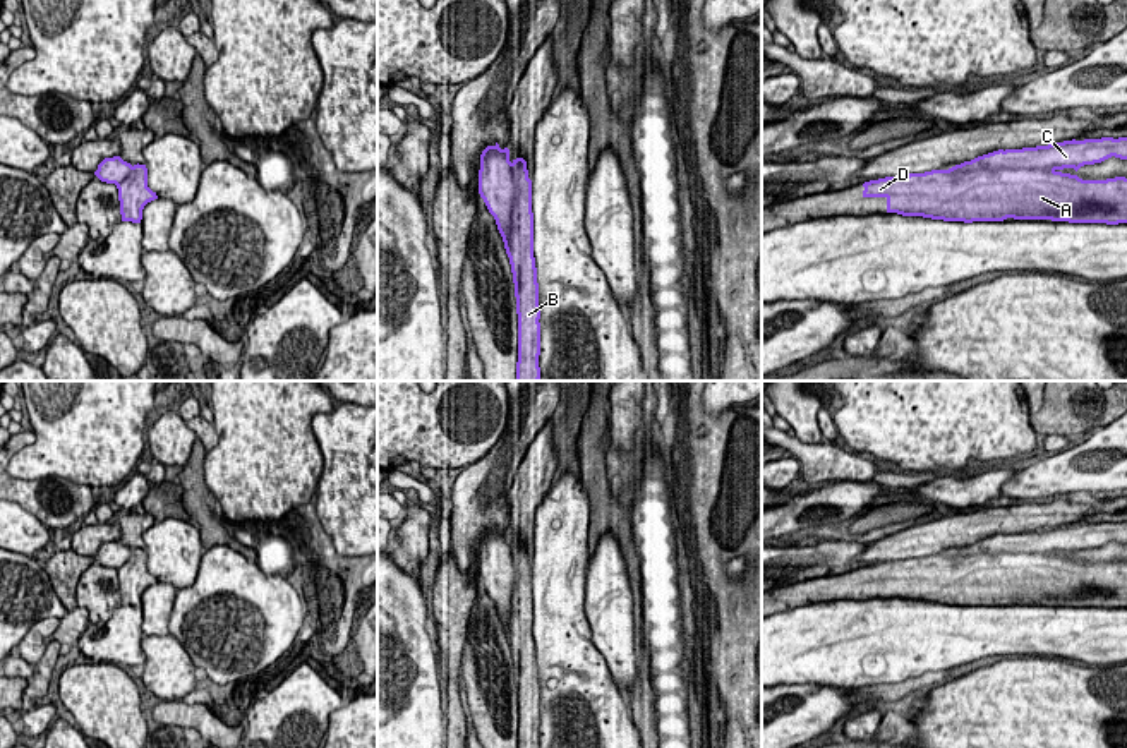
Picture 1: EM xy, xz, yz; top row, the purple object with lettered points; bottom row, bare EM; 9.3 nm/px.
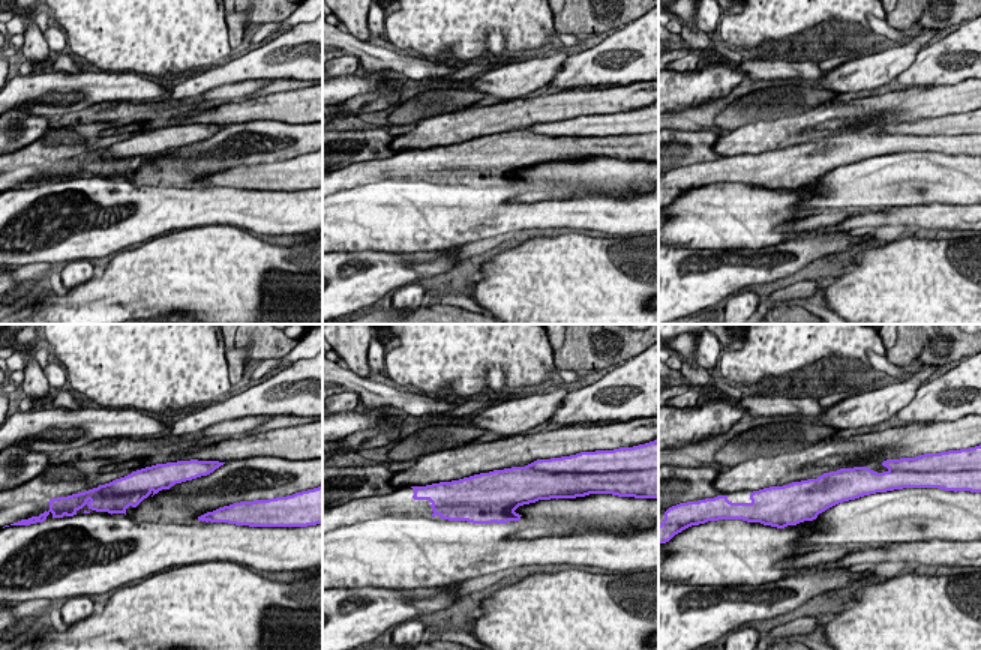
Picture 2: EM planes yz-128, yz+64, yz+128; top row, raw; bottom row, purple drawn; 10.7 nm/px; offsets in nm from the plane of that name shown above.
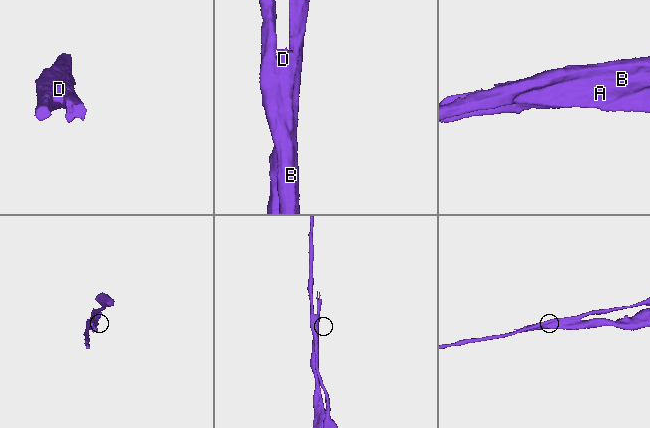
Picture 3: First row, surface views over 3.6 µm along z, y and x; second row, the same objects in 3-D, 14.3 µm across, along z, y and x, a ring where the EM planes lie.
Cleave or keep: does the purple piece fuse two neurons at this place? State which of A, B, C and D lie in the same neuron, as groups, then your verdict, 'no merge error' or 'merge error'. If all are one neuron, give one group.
A B D / C; merge error

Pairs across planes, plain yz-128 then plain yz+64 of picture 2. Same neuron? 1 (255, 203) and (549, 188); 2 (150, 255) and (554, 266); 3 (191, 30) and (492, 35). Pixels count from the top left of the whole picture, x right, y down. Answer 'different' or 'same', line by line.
1: different
2: same
3: same

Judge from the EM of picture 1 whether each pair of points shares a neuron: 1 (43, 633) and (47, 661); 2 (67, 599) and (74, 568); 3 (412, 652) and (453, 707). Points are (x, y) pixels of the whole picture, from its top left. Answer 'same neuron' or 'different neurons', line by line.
1: different neurons
2: same neuron
3: different neurons

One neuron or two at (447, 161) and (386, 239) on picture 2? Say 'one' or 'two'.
two

